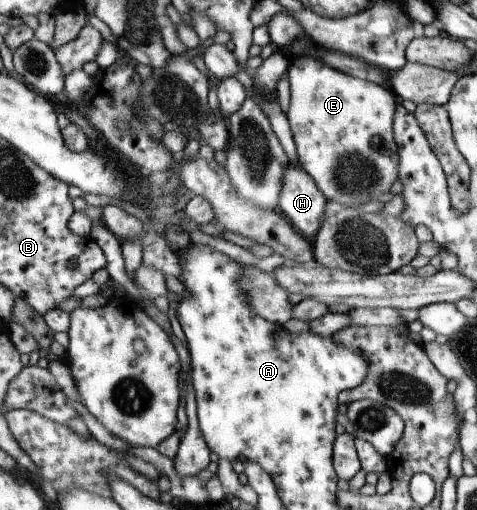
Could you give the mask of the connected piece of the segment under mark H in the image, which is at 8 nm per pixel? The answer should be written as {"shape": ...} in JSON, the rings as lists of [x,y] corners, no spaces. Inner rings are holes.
{"shape":[[[289,162],[282,177],[280,213],[310,241],[316,240],[326,223],[328,199],[316,179],[301,164]]]}

